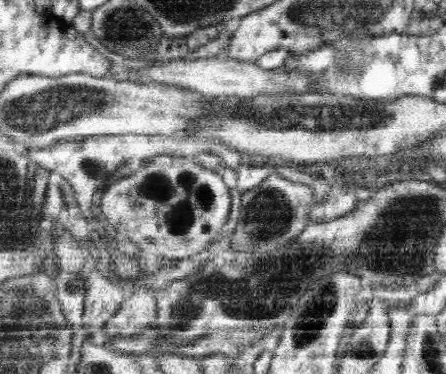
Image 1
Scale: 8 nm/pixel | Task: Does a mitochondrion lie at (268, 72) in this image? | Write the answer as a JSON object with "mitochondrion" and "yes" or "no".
{"mitochondrion":"no"}

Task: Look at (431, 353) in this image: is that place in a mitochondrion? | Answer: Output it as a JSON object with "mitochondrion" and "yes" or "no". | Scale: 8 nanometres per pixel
{"mitochondrion":"yes"}

